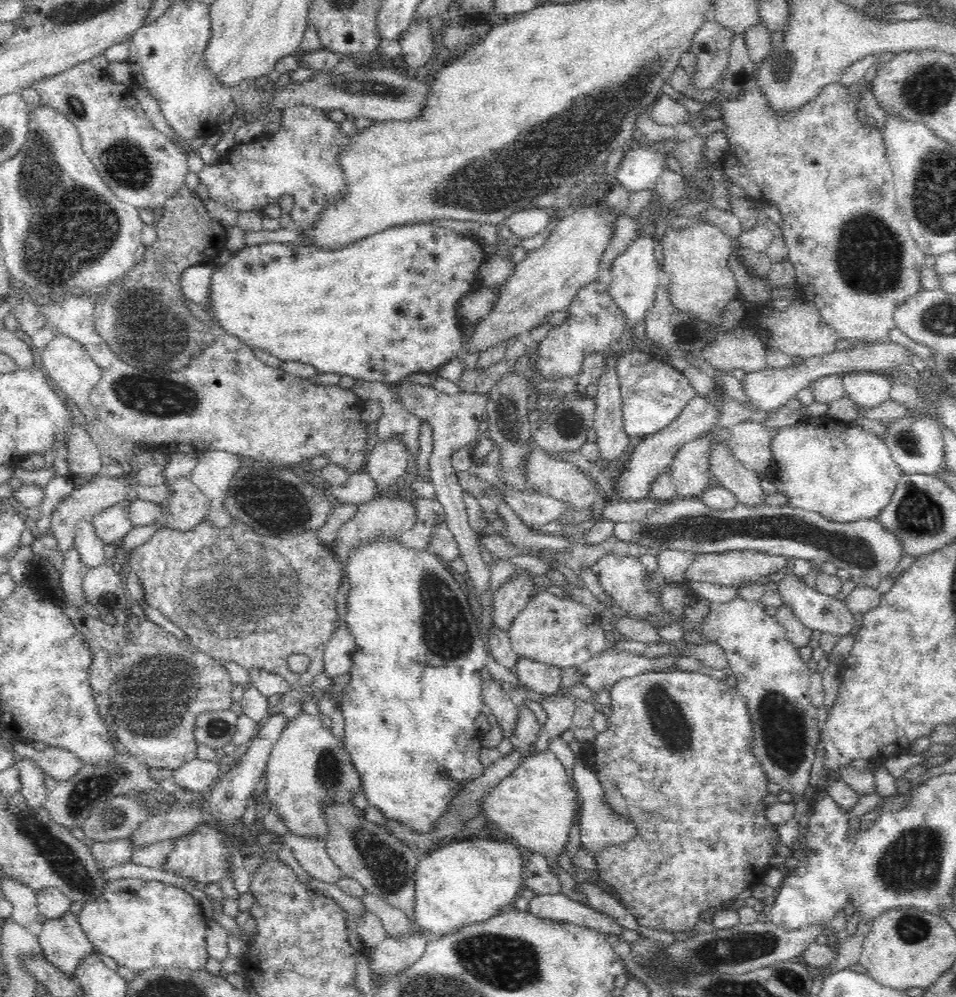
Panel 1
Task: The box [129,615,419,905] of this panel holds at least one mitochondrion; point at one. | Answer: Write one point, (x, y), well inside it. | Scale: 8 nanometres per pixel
(387, 867)

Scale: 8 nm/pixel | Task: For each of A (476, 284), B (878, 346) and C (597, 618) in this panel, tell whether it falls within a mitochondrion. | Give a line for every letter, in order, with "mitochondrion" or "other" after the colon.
A: other
B: other
C: other

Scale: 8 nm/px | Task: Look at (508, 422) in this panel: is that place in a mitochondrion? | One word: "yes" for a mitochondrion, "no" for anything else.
yes

